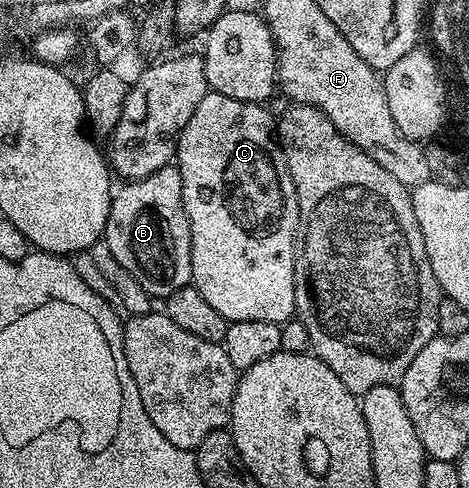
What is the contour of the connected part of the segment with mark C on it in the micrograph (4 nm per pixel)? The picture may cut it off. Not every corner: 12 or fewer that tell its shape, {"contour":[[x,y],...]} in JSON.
{"contour":[[208,92],[175,145],[192,287],[294,319],[299,202],[265,104]]}

